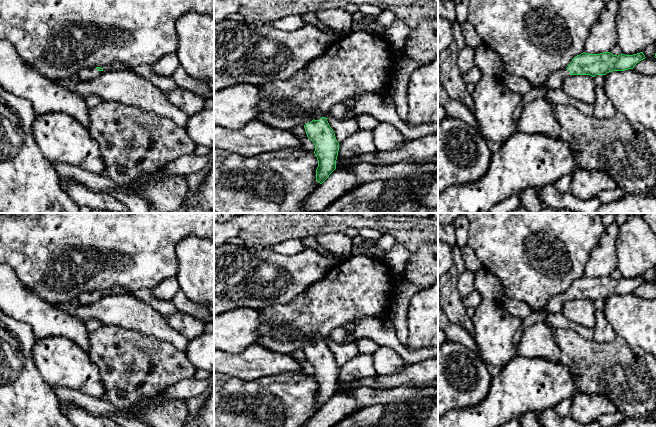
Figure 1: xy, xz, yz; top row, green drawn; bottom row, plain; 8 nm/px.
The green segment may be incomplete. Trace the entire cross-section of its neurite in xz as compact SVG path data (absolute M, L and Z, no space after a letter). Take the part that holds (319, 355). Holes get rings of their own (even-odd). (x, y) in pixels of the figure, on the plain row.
M317 337L307 342L304 349L307 361L314 367L314 378L318 384L316 405L322 408L336 393L339 367L327 342Z

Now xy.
M91 291L91 292L83 292L79 297L80 305L91 305L97 301L99 301L103 296L103 292L101 291Z

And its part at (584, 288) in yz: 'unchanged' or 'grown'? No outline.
grown

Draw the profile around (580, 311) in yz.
M571 299L560 309L566 319L590 329L596 327L596 311L594 302L590 299Z

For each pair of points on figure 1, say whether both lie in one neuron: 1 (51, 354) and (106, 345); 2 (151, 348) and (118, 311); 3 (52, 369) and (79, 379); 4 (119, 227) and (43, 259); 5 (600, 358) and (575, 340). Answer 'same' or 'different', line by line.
1: different
2: different
3: same
4: same
5: same

